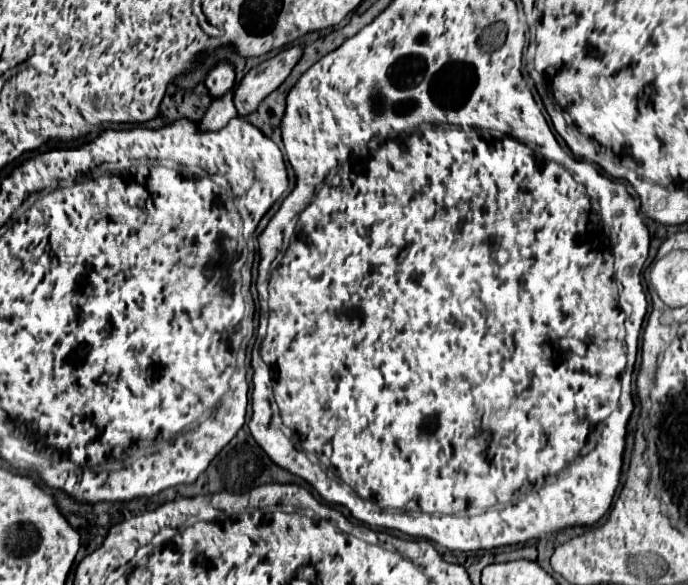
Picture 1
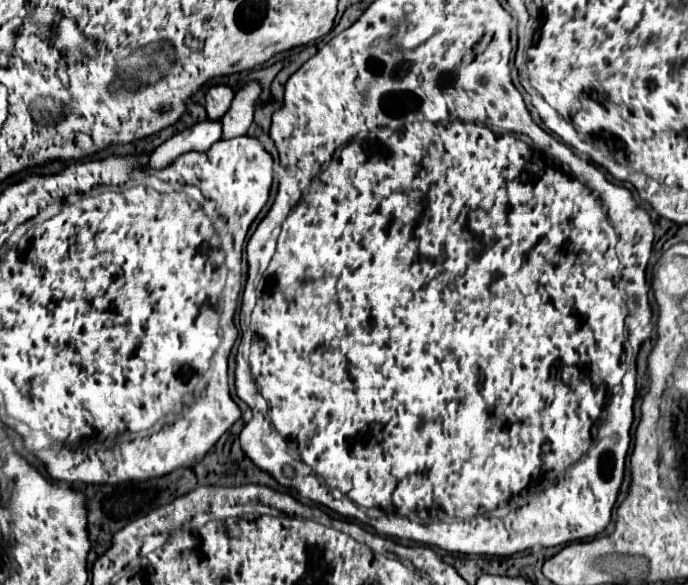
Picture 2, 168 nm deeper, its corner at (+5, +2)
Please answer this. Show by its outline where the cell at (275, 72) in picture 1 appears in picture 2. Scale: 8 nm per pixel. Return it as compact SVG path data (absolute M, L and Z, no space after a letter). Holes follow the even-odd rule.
M255 81L247 83L235 93L231 109L221 119L221 125L223 125L221 139L233 139L233 137L241 137L247 133L253 121L253 107L255 107L259 93L261 93L261 85Z

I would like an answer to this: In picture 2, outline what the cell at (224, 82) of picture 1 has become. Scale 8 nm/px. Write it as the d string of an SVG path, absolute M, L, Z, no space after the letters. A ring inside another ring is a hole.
M217 85L217 87L211 87L209 93L205 95L207 99L207 115L209 115L209 121L219 121L231 107L231 101L233 101L233 91L225 85Z

